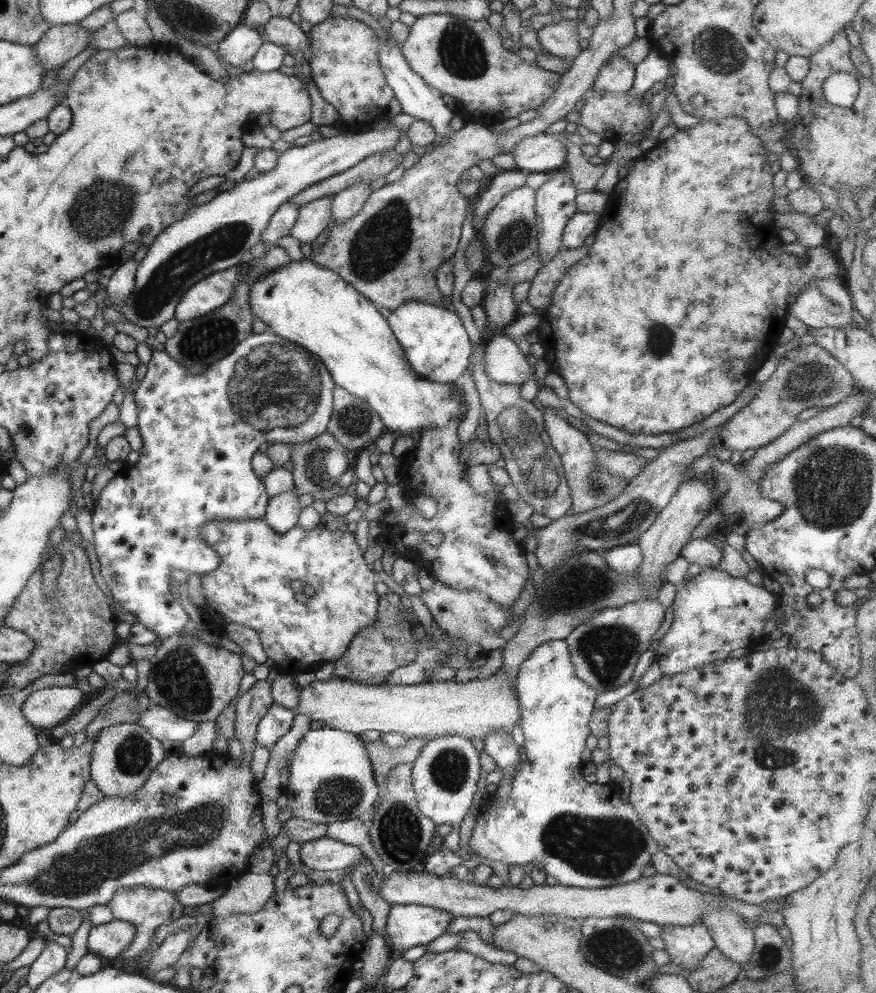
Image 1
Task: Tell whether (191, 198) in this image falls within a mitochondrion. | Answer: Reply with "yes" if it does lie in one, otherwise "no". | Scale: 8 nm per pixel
no

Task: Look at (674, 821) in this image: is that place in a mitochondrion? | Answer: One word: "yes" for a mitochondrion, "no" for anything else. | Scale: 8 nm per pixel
no

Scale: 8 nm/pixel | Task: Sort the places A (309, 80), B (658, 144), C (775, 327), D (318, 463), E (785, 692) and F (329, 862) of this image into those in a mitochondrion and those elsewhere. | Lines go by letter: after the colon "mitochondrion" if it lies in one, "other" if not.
A: other
B: other
C: other
D: mitochondrion
E: mitochondrion
F: other

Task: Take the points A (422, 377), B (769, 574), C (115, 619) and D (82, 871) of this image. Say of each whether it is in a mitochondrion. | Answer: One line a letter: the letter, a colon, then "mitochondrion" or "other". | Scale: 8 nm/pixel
A: other
B: other
C: other
D: mitochondrion

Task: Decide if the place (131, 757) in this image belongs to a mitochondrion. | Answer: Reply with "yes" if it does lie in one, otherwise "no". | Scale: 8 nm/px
yes

